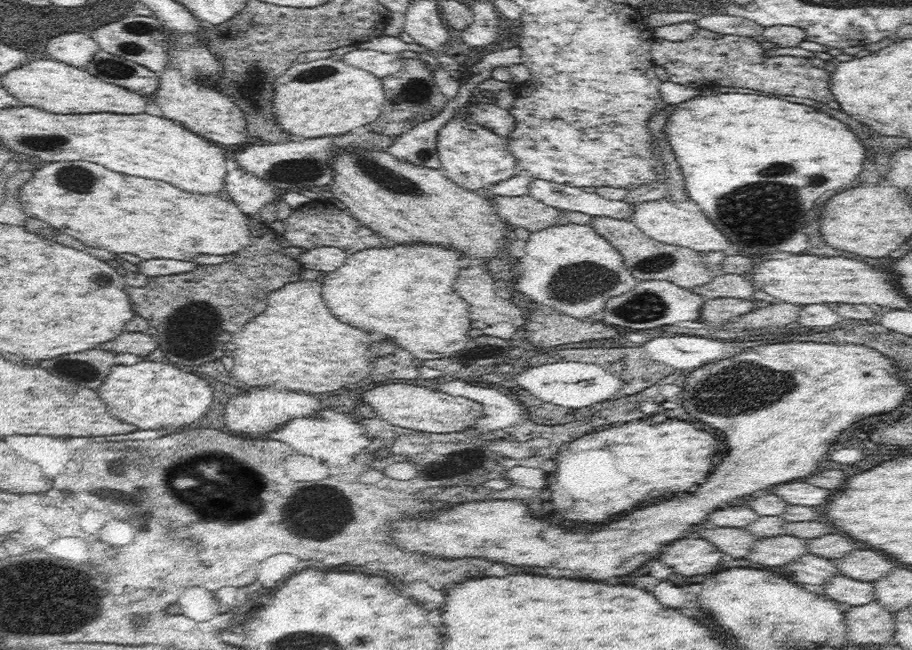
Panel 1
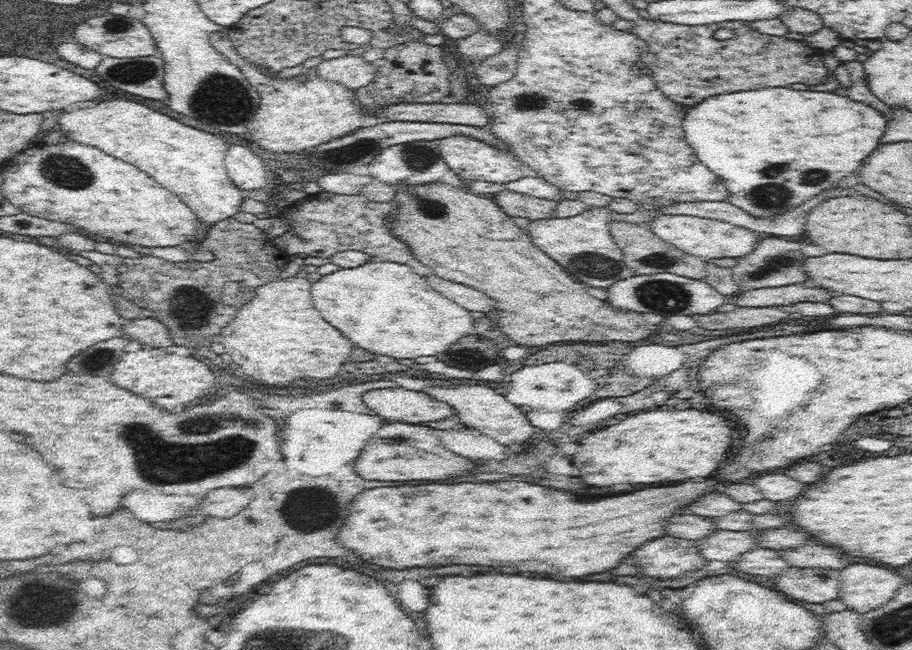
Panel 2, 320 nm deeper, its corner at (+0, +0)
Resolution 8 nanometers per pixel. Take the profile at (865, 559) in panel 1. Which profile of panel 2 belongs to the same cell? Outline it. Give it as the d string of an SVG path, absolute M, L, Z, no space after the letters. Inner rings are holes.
M812 540L803 545L779 550L777 553L789 564L796 568L844 568L848 562L842 558L844 554L838 548L822 546L820 542Z

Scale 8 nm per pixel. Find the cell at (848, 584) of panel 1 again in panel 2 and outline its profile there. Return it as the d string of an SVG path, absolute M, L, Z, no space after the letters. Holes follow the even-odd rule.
M788 567L779 574L776 589L794 601L822 604L837 598L839 576L838 569Z

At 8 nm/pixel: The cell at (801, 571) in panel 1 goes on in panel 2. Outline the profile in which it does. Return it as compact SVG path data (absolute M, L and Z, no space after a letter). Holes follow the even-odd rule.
M762 546L742 553L732 566L748 574L769 577L779 576L790 567L776 550Z

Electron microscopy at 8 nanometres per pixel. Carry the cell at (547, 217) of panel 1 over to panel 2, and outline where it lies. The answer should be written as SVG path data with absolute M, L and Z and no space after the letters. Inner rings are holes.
M508 189L496 193L494 199L508 216L522 216L530 221L552 216L558 206L555 200L536 198Z

